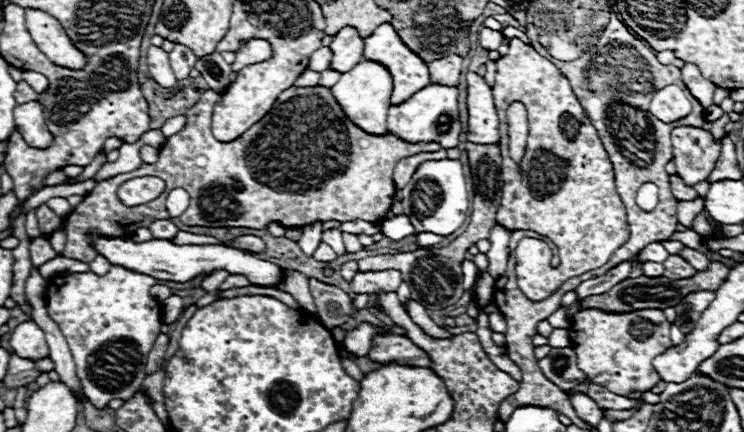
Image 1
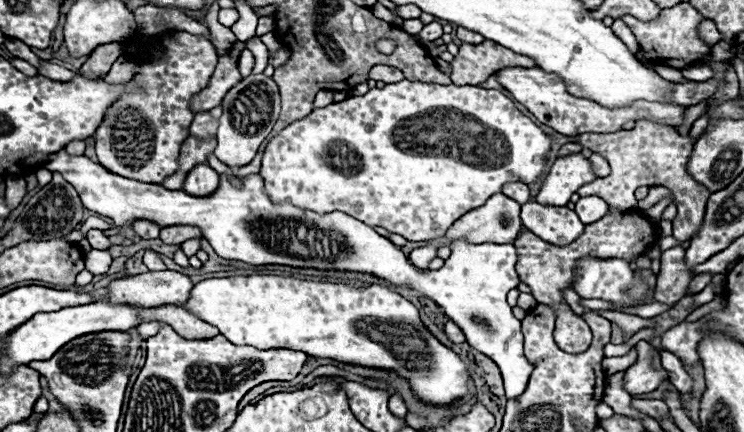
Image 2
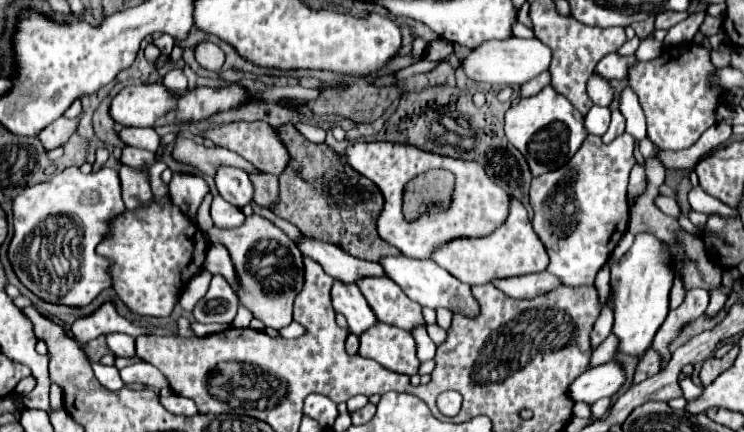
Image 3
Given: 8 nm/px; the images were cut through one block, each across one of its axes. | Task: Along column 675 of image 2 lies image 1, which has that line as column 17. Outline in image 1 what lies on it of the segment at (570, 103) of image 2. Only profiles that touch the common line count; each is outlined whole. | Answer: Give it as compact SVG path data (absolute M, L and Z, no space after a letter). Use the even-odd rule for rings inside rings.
M34 100L34 102L26 102L26 104L18 104L14 108L14 118L16 118L16 128L20 130L22 138L30 146L44 148L50 144L52 134L46 128L40 102Z

